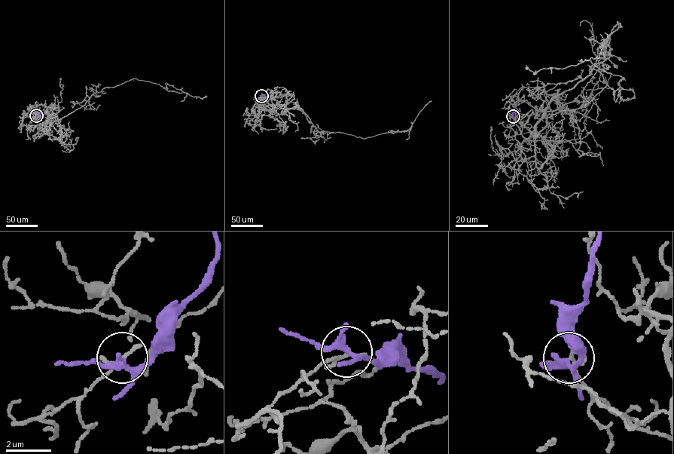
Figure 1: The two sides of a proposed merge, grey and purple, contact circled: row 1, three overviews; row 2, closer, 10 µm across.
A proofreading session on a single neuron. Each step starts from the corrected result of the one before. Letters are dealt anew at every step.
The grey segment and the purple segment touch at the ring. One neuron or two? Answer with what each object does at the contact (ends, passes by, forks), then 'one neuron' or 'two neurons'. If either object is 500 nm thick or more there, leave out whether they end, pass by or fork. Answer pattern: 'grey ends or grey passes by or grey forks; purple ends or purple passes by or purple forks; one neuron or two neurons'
grey passes by; purple forks; two neurons

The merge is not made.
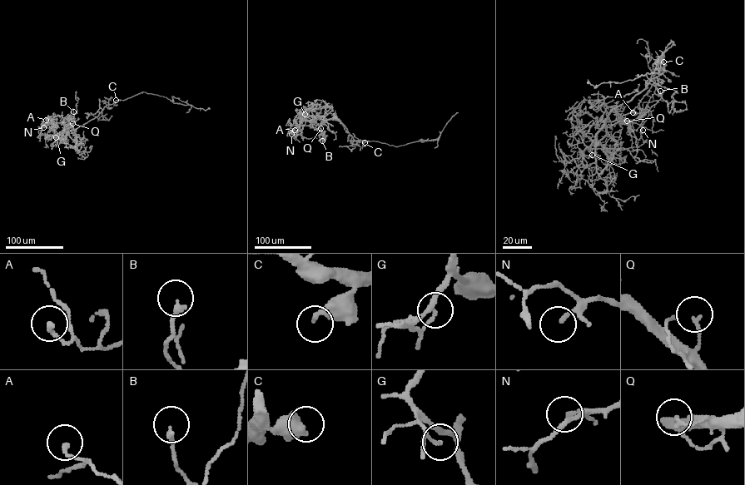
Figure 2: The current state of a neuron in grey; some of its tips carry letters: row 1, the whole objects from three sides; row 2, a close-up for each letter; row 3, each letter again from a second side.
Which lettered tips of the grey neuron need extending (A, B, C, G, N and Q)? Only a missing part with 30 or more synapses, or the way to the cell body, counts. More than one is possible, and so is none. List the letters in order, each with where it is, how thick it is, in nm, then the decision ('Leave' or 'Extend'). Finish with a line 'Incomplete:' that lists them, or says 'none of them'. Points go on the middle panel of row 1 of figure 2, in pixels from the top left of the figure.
A: Place: (295, 130). Thickness 190 nm. Leave
B: Place: (322, 141). Thickness 200 nm. Leave
C: Place: (365, 142). Thickness 260 nm. Leave
G: Place: (305, 114). Thickness 120 nm. Leave
N: Place: (291, 134). Thickness 130 nm. Leave
Q: Place: (320, 128). Thickness 120 nm. Leave
Incomplete: none of them

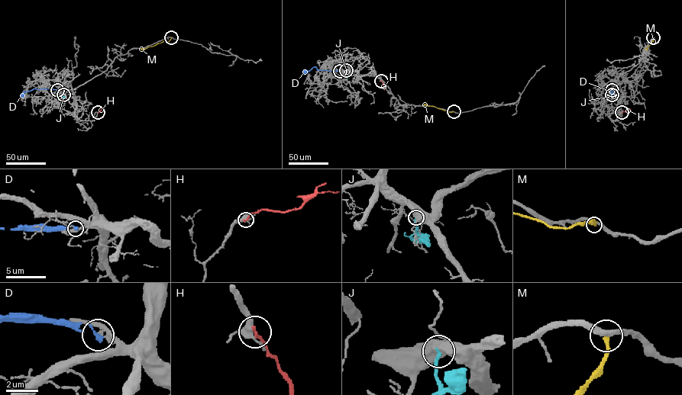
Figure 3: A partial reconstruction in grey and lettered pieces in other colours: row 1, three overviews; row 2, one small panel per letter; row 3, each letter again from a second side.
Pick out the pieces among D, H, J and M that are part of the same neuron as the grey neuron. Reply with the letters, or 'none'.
none

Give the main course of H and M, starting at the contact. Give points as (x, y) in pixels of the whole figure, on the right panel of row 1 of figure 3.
H: (622, 112), (631, 110)
M: (653, 37), (653, 41), (645, 48)

